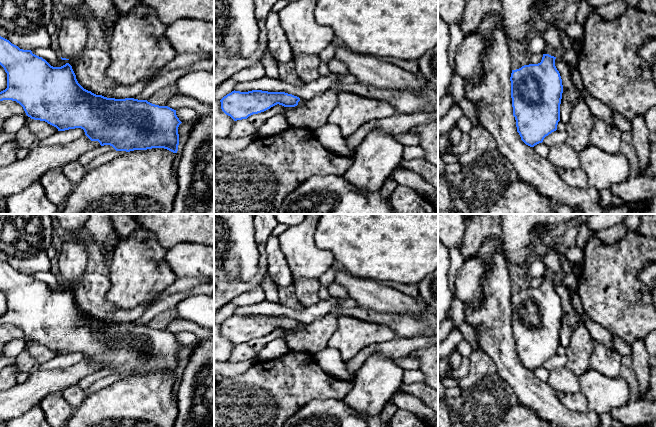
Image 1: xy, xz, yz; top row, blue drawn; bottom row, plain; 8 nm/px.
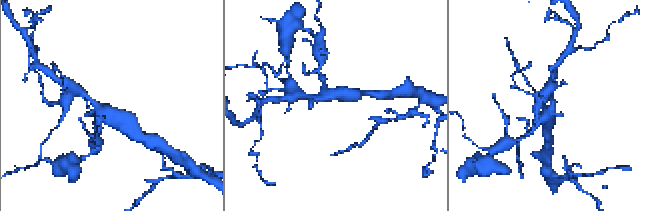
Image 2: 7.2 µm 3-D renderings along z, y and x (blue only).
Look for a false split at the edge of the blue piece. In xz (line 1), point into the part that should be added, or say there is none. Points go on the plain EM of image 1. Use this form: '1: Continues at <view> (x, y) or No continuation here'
1: No continuation here

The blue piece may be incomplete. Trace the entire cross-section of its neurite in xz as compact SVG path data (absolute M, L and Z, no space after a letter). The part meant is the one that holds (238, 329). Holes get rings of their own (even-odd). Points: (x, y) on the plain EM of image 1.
M234 314L220 324L222 335L234 345L247 343L277 328L284 331L295 331L299 325L300 322L292 318L262 314L248 316Z

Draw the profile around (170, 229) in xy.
M134 214L138 226L151 231L170 249L181 242L214 247L214 214Z

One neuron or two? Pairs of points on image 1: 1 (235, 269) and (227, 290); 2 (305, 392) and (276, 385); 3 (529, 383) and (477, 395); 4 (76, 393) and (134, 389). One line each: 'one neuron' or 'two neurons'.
1: two neurons
2: one neuron
3: two neurons
4: two neurons

